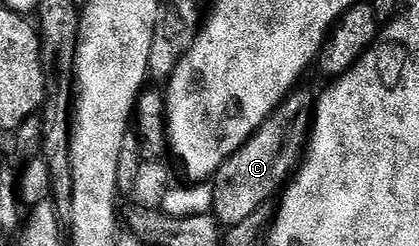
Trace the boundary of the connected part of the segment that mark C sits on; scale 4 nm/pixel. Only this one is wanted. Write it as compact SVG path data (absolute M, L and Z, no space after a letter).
M295 88L287 94L266 122L214 174L212 215L218 220L219 226L244 223L244 219L248 219L248 215L252 215L256 207L277 198L283 186L291 180L304 153L316 104L315 94L302 88Z

